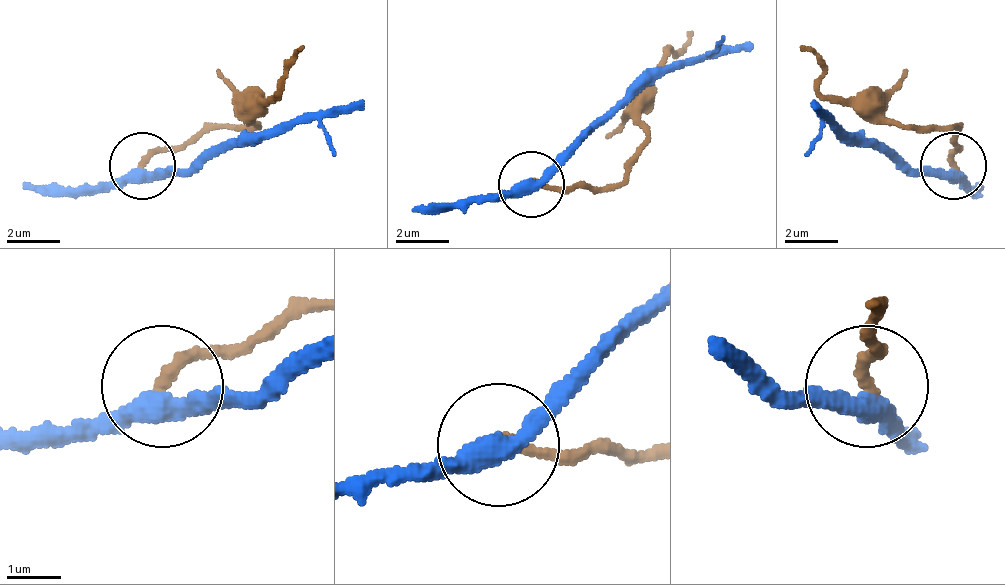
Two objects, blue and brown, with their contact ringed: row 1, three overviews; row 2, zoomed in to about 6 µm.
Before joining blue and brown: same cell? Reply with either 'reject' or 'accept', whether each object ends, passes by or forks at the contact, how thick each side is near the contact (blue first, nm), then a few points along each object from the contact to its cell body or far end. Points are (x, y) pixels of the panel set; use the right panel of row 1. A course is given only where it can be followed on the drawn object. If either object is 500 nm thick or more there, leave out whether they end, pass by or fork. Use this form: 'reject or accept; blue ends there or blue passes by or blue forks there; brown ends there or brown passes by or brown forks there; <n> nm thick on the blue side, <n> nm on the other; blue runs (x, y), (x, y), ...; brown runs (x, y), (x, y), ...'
reject; blue passes by; brown ends there; 380 nm thick on the blue side, 240 nm on the other; blue runs (951, 171), (911, 171), (852, 137), (812, 98); brown runs (951, 164), (958, 131), (858, 118), (819, 91), (825, 65), (799, 45)

